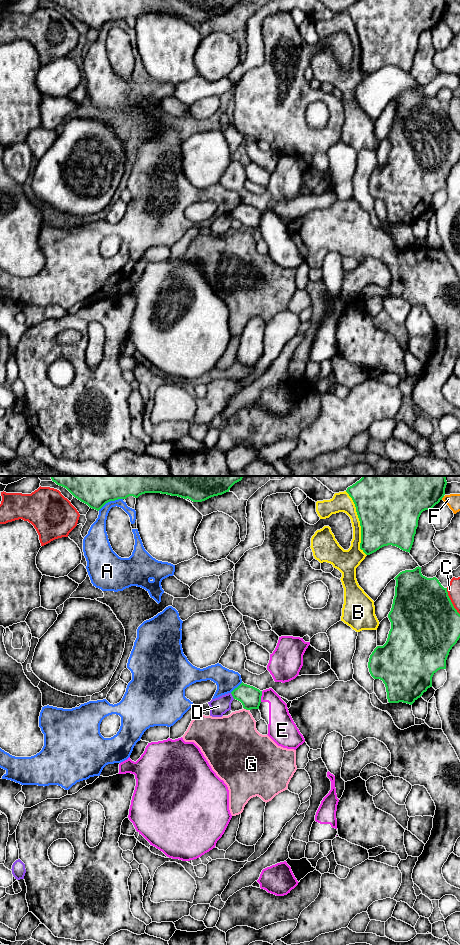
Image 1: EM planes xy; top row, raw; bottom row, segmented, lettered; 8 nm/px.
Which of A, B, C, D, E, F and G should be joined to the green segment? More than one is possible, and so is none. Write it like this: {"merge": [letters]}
{"merge": []}

